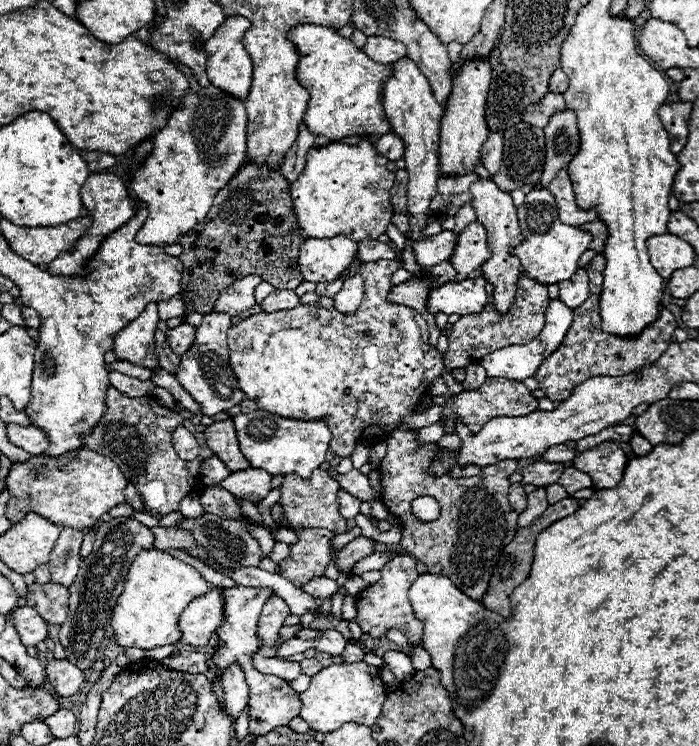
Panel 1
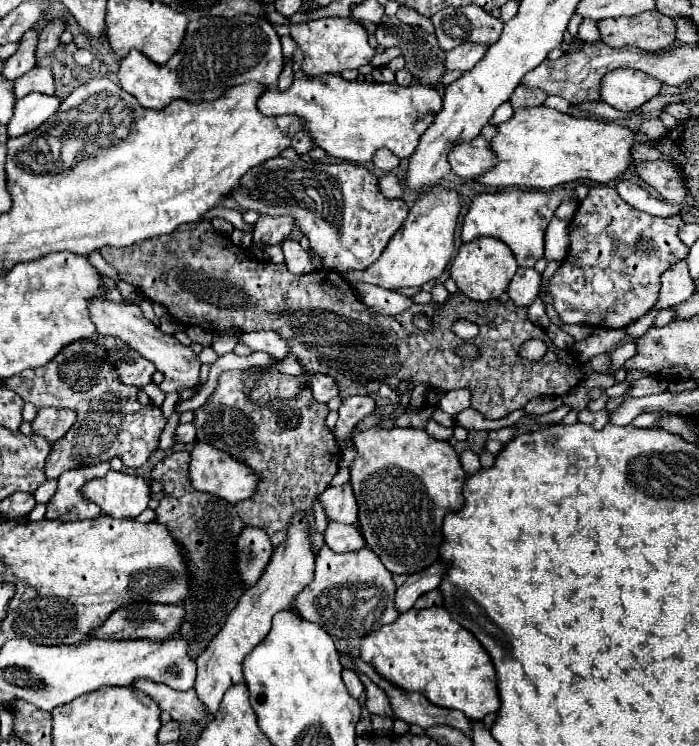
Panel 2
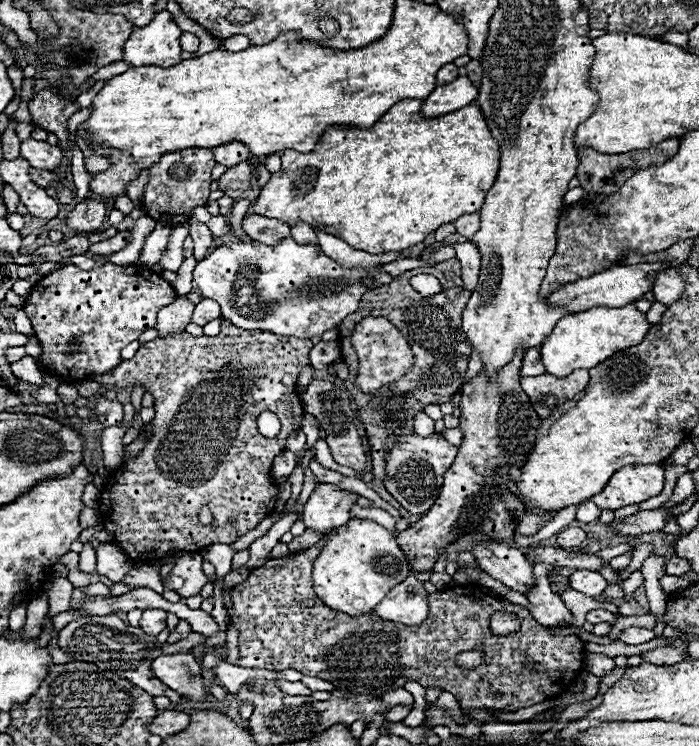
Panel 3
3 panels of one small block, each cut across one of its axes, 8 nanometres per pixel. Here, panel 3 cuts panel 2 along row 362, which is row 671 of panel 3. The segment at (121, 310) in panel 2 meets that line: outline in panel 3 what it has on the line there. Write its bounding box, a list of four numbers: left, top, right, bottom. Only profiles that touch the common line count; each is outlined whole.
[152,654,208,702]

